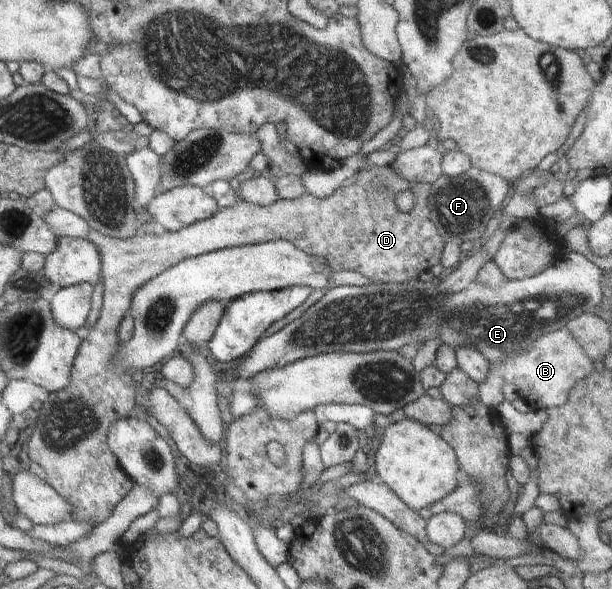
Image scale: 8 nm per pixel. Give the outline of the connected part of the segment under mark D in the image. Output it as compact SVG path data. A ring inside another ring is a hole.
M373 166L365 173L357 173L351 182L338 187L335 190L335 193L332 193L328 198L319 198L317 196L312 196L309 193L305 193L302 196L299 196L297 199L285 199L279 198L274 204L268 206L260 206L257 204L252 204L245 202L243 200L238 200L233 207L230 208L218 208L217 213L212 215L209 219L198 221L195 224L188 225L183 229L180 229L176 232L167 232L165 234L146 234L137 235L135 234L132 238L127 238L126 240L122 239L113 239L95 231L94 229L89 228L87 238L99 252L101 256L101 276L104 283L103 291L103 305L101 307L101 312L96 323L85 337L81 341L80 346L78 347L77 357L75 357L72 366L70 367L70 376L68 377L68 384L65 386L65 389L60 389L56 392L51 392L48 394L47 399L41 404L40 414L38 420L35 424L35 429L33 429L33 435L31 435L31 441L27 445L29 449L29 459L37 461L41 467L45 470L45 477L47 477L47 483L54 489L58 494L61 494L61 497L64 497L68 500L69 505L72 505L72 515L71 519L76 521L87 521L90 522L92 526L97 524L102 524L115 509L115 506L131 491L131 488L135 485L134 481L122 470L122 467L118 464L115 454L109 449L107 443L108 429L109 426L116 422L118 419L129 417L136 413L136 404L135 404L135 393L138 390L137 385L134 383L134 378L130 374L118 374L115 373L115 370L110 365L112 360L112 355L119 345L117 337L117 328L119 322L122 320L122 317L127 313L130 308L130 301L133 297L133 294L136 292L136 289L143 285L146 281L149 281L152 277L155 277L158 273L165 271L167 268L170 268L172 265L183 261L185 258L197 257L201 254L206 254L209 252L214 252L223 248L232 248L237 246L250 246L253 244L262 244L263 242L270 242L273 240L287 240L292 244L295 241L305 241L305 249L309 249L309 253L312 253L313 256L321 255L327 259L328 267L331 271L343 271L343 270L353 270L358 271L368 277L373 282L389 282L389 283L403 283L408 282L409 280L414 281L417 279L419 273L422 271L430 271L430 268L433 265L440 263L443 248L444 248L444 239L441 237L441 234L438 232L438 229L434 226L432 219L430 218L430 209L428 208L428 193L429 185L416 184L415 182L410 182L403 179L398 175L397 172L390 166ZM376 184L382 184L383 188L378 190ZM408 189L415 195L417 202L408 213L399 212L397 206L395 206L395 195L398 192Z

